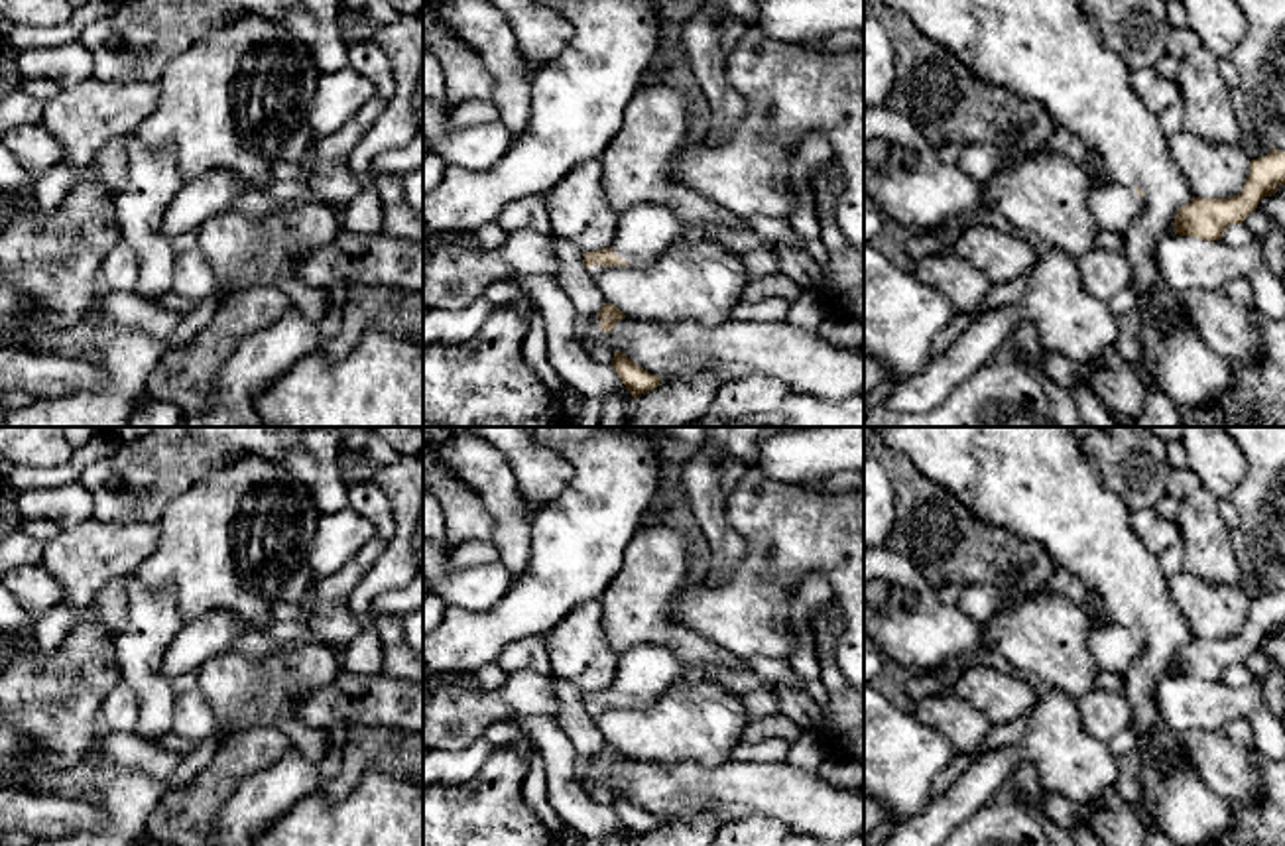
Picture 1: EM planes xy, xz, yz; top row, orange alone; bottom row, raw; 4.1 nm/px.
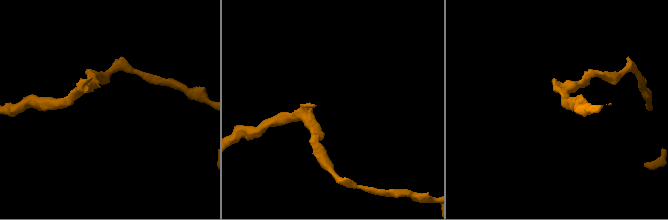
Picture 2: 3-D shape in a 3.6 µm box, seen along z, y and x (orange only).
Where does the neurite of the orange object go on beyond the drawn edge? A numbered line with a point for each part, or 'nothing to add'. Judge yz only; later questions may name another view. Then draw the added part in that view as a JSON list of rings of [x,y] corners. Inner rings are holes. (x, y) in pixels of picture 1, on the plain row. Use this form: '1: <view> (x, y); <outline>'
1: yz (1114, 648); [[[1088,622],[1088,649],[1100,669],[1126,675],[1143,649],[1143,637],[1120,624],[1098,626]]]

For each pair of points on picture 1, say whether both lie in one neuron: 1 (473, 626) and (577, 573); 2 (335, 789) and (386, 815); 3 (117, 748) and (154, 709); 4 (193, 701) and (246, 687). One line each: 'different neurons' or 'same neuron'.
1: same neuron
2: different neurons
3: different neurons
4: different neurons

